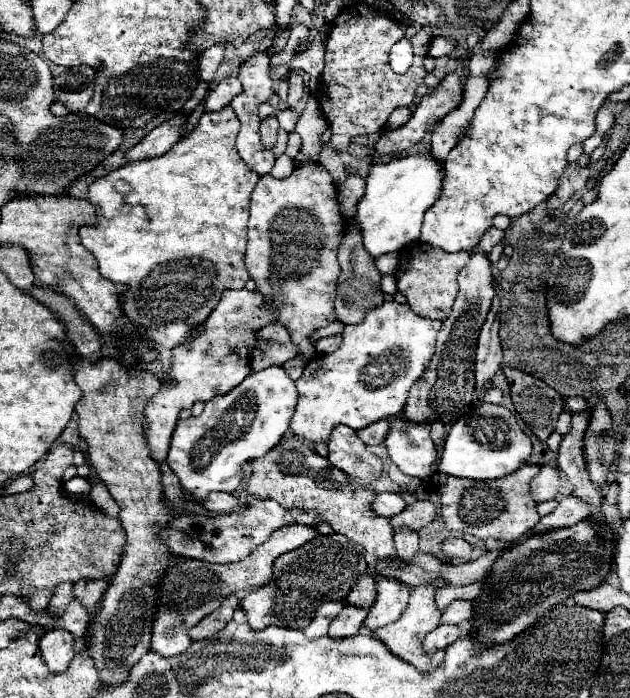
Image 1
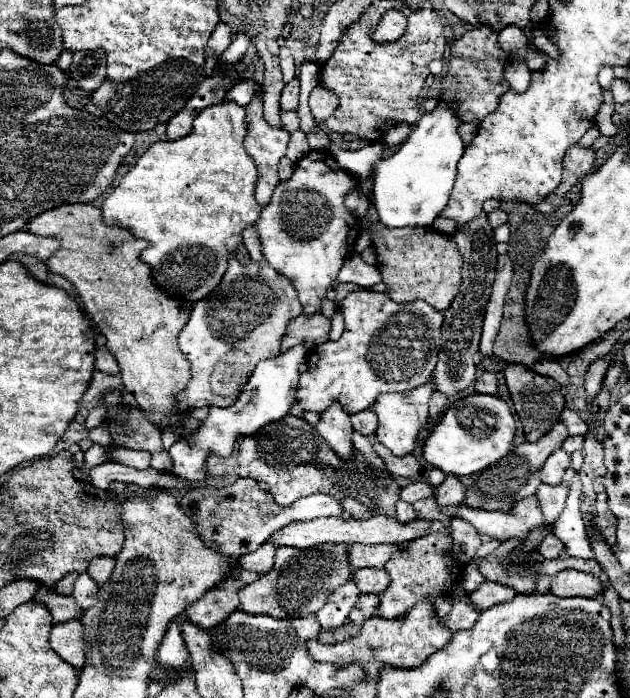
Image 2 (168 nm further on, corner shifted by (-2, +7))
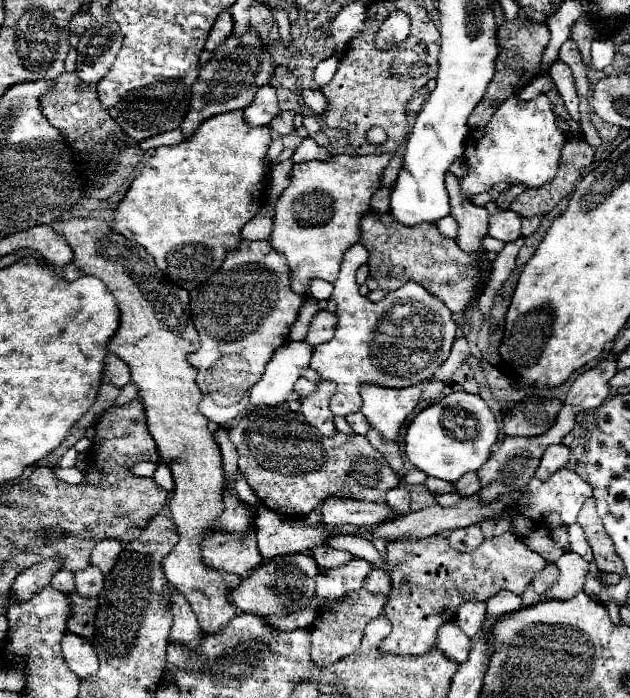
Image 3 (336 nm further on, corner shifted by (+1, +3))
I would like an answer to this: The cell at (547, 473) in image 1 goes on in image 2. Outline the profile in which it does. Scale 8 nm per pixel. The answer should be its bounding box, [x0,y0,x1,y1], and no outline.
[541,449,571,485]

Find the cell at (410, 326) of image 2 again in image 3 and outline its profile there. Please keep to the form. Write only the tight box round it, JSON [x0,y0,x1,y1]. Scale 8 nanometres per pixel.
[310,243,456,417]

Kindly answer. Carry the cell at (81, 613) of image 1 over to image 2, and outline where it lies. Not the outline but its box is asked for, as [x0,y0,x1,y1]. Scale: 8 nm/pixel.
[73,575,99,609]

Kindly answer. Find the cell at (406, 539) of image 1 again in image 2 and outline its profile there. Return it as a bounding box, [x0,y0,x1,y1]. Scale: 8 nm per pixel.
[397,499,417,521]

